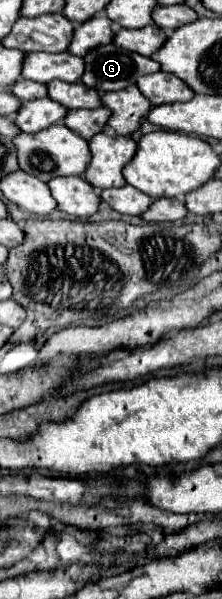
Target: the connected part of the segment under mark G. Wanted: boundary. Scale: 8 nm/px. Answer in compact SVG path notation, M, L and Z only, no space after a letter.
M107 44L107 46L99 46L97 50L91 50L85 56L85 74L81 82L89 88L111 92L111 90L123 90L125 86L135 84L137 76L141 74L153 74L153 72L135 72L135 70L159 72L161 66L157 66L153 58Z

